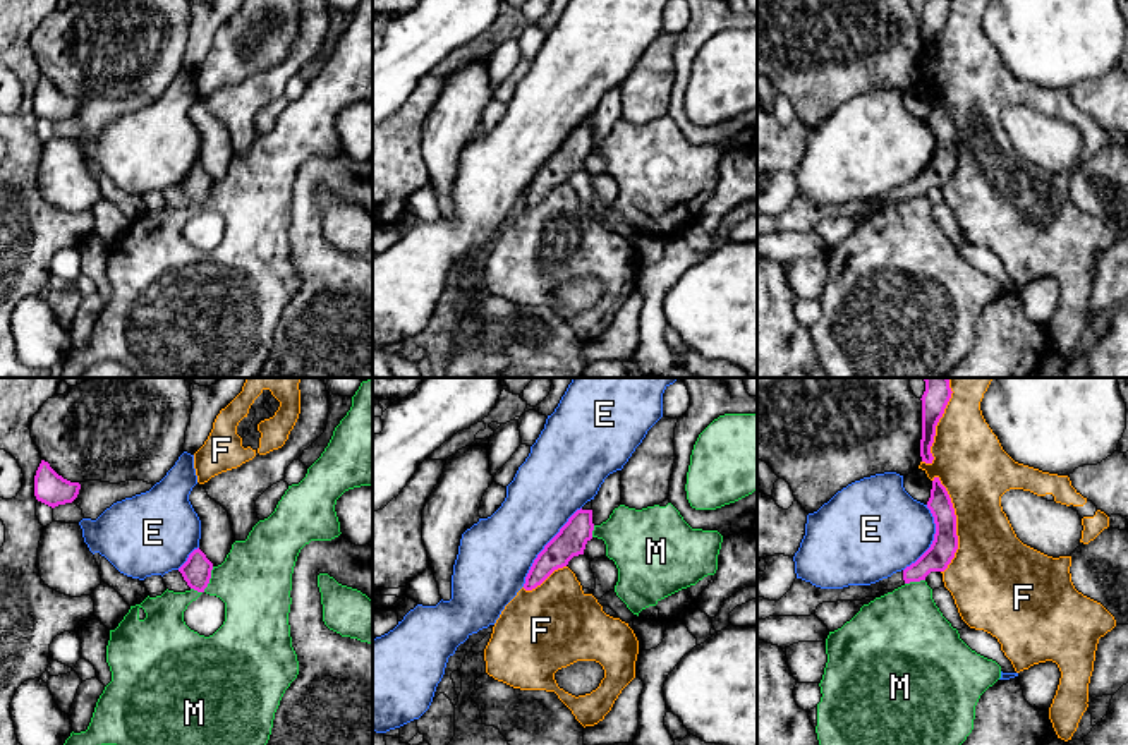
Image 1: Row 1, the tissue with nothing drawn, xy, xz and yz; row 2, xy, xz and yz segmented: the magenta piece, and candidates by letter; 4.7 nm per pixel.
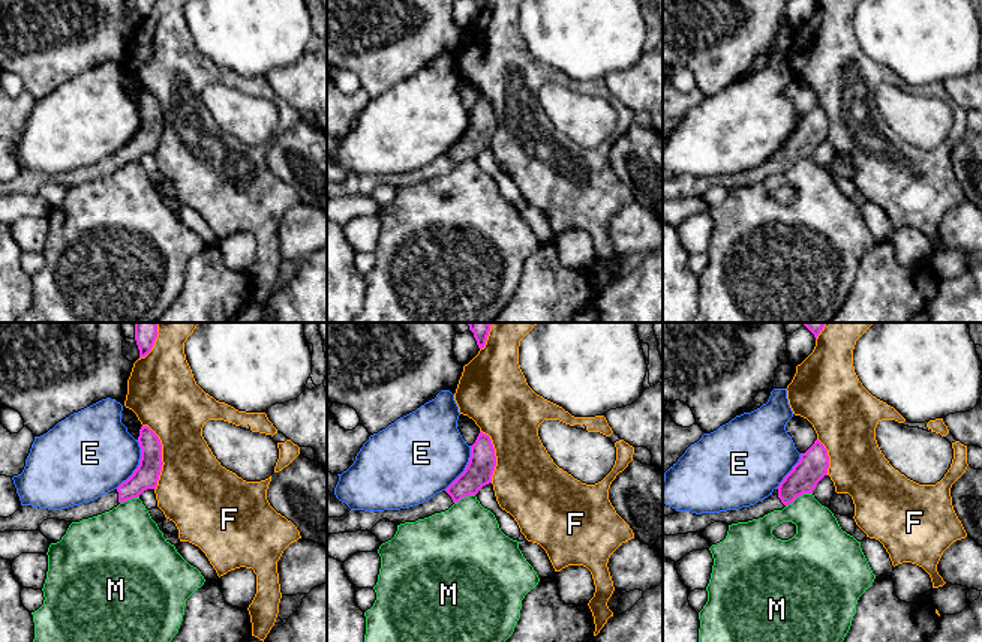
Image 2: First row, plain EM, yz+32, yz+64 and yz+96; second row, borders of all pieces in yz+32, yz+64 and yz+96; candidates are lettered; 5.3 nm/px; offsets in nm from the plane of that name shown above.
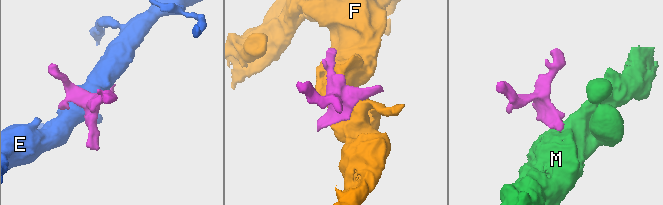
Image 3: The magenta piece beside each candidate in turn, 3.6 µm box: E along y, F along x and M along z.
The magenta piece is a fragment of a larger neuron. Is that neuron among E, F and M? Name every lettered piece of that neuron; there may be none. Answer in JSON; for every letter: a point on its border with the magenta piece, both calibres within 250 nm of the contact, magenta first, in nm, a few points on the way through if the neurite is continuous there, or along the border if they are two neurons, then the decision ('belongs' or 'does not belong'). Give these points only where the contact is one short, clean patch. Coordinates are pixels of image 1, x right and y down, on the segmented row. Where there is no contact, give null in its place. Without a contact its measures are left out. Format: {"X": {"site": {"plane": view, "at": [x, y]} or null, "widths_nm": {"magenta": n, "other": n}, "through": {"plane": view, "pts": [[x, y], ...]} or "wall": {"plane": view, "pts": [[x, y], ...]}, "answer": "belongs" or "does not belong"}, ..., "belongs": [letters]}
{"E": {"site": {"plane": "xz", "at": [545, 546]}, "widths_nm": {"magenta": 150, "other": 340}, "answer": "does not belong"}, "F": {"site": {"plane": "yz", "at": [955, 524]}, "widths_nm": {"magenta": 120, "other": 360}, "answer": "does not belong"}, "M": {"site": {"plane": "xy", "at": [208, 582]}, "widths_nm": {"magenta": 140, "other": 340}, "wall": {"plane": "xy", "pts": [[213, 567], [210, 582], [201, 591], [191, 589]]}, "answer": "does not belong"}, "belongs": []}

